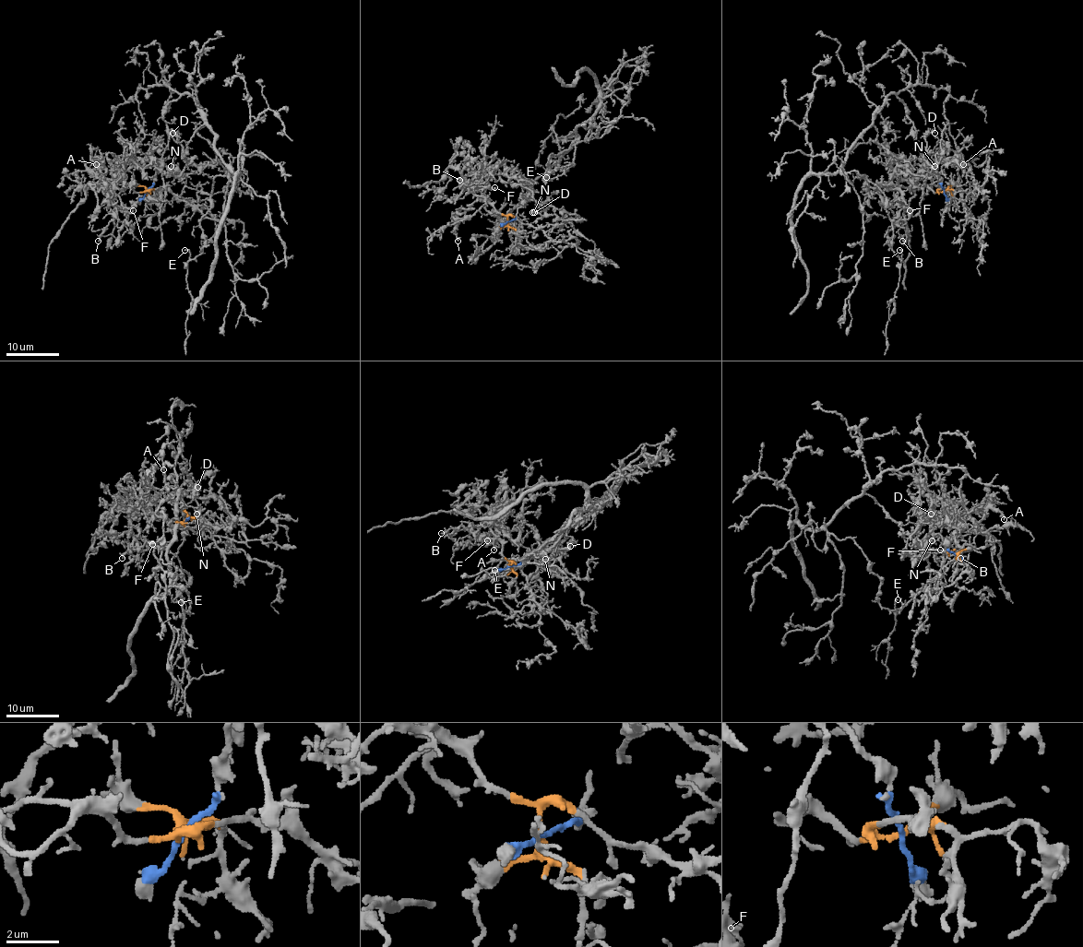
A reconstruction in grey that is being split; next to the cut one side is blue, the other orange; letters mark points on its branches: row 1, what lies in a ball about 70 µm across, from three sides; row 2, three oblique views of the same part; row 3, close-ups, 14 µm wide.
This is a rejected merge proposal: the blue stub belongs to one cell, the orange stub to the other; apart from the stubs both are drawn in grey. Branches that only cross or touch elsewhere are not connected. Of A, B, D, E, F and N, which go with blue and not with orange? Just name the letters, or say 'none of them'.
E

